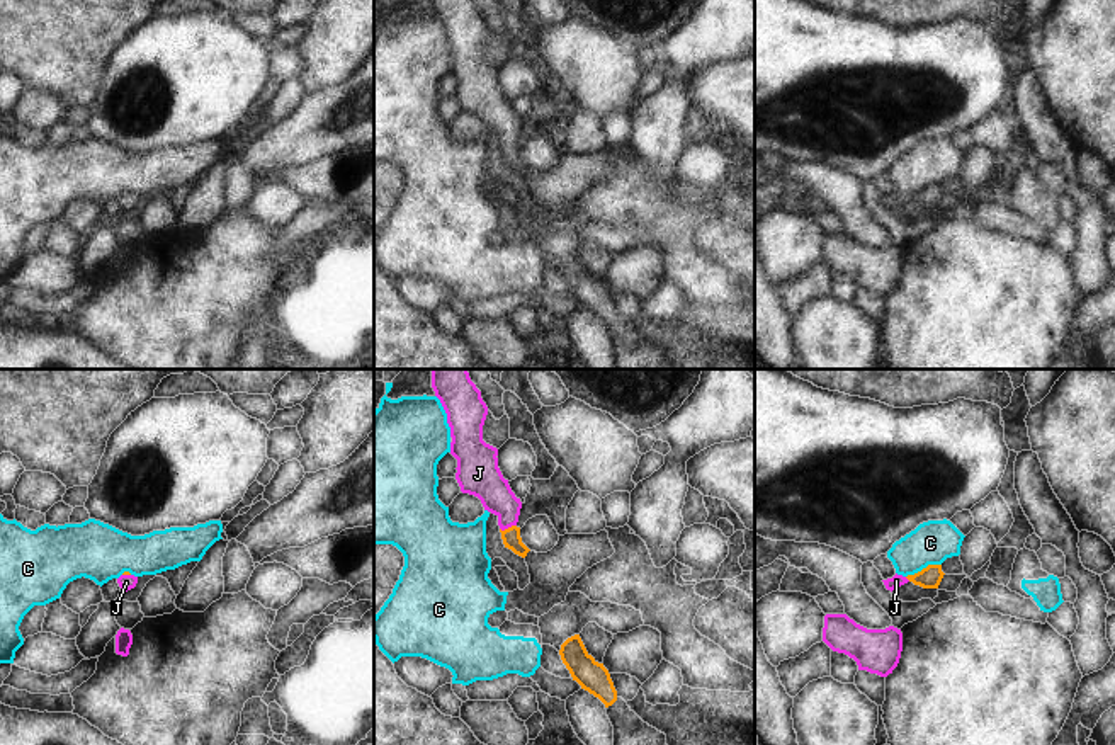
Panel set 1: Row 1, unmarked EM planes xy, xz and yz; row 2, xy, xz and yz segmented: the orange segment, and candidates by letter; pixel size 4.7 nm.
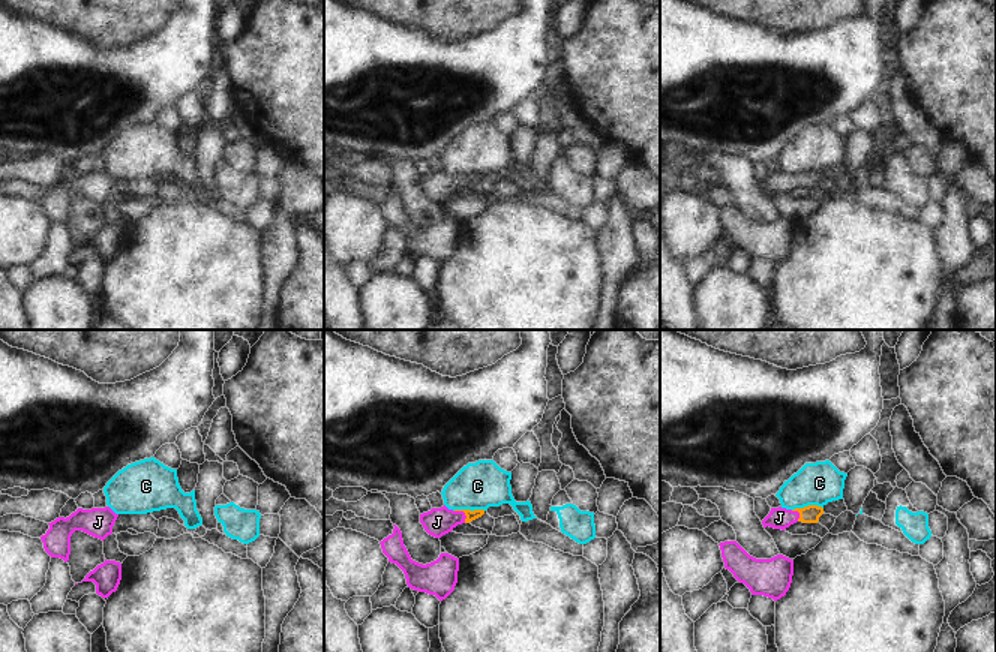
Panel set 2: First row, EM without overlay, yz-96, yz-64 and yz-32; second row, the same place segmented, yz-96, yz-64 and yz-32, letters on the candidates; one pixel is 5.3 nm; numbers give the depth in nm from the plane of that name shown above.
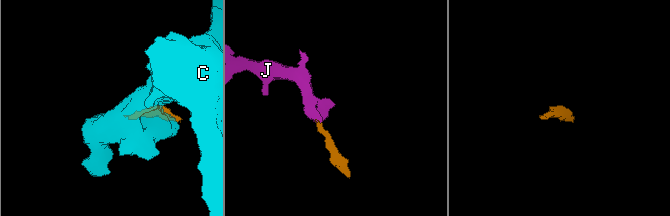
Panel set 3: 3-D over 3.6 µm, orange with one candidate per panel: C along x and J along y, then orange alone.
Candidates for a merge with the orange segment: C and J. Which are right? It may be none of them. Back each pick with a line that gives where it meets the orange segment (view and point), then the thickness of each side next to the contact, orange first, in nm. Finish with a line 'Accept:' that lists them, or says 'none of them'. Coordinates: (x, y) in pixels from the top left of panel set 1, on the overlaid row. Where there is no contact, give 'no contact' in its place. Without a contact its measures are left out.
J: meets orange in xz at (509, 528); 90 nm thick on the orange side, 160 nm on the other
Accept: J

